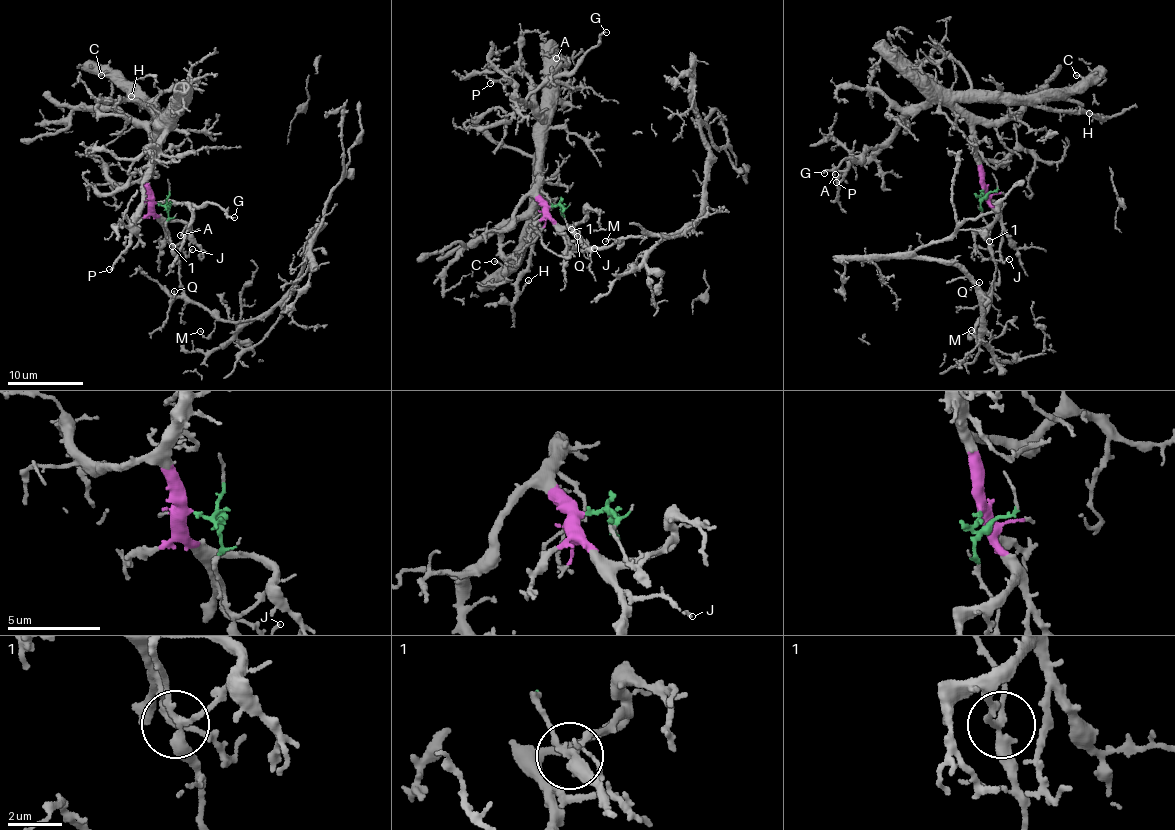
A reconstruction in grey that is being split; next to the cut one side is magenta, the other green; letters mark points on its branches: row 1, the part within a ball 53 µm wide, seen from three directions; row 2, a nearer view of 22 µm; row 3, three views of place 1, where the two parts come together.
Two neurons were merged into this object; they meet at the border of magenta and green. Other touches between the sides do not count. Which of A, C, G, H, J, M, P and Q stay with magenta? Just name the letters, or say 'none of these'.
A, C, G, H, J, P

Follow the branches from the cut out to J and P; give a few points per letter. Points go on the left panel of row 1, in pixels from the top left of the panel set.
J: (157, 202), (153, 205), (153, 215), (167, 230), (167, 239), (186, 255), (193, 248)
P: (157, 202), (148, 185), (151, 148), (162, 130), (145, 186), (146, 203), (125, 250), (109, 270)

